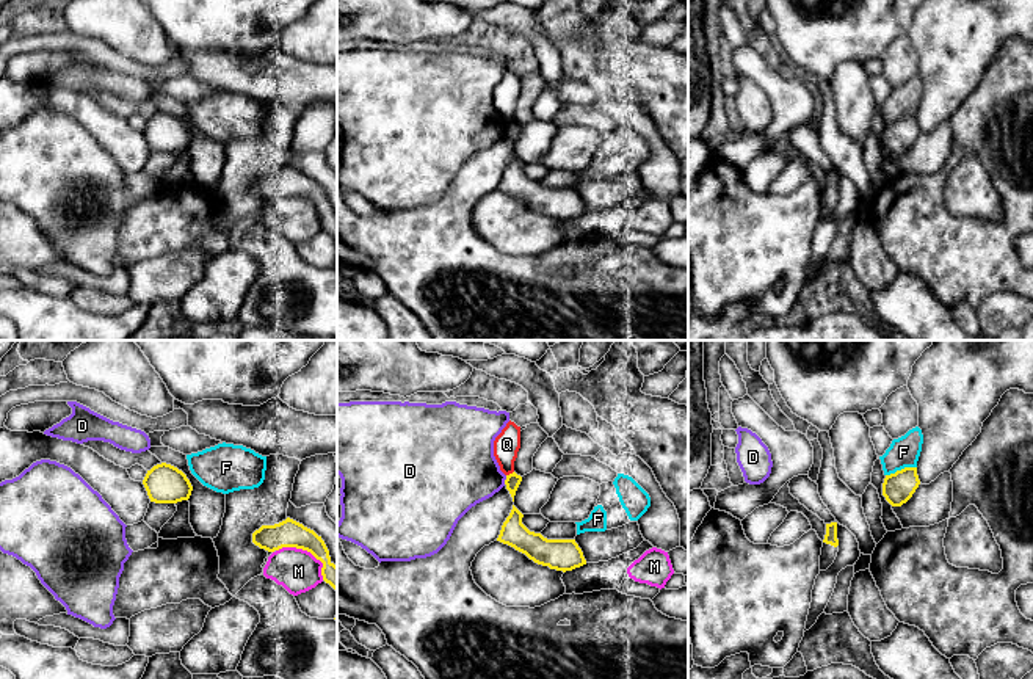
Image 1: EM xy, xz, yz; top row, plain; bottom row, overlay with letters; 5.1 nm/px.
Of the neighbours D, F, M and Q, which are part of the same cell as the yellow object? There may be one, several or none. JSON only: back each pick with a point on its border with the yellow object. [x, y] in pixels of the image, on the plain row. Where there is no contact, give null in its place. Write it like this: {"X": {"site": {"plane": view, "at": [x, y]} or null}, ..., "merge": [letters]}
{"merge": []}

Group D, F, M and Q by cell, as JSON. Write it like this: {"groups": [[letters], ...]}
{"groups": [["D"], ["F"], ["M"], ["Q"]]}

